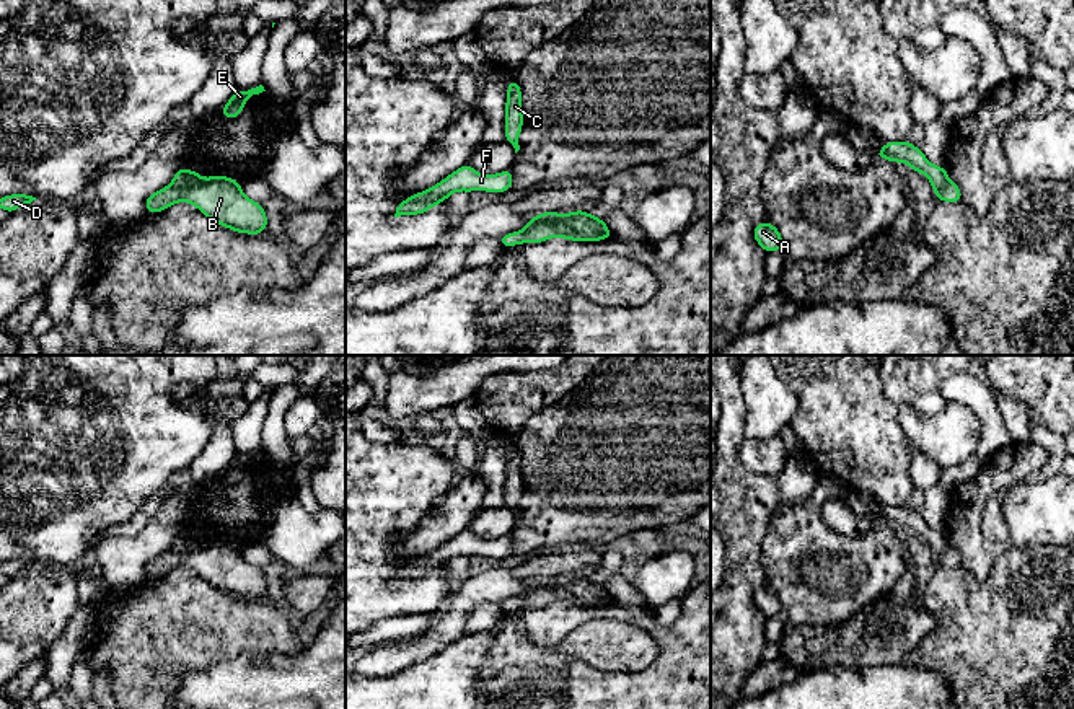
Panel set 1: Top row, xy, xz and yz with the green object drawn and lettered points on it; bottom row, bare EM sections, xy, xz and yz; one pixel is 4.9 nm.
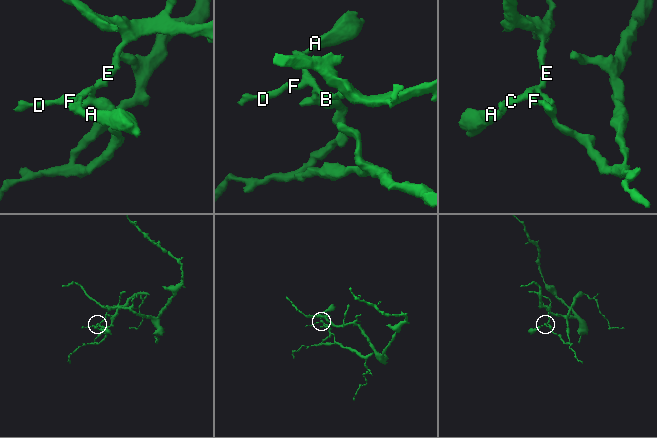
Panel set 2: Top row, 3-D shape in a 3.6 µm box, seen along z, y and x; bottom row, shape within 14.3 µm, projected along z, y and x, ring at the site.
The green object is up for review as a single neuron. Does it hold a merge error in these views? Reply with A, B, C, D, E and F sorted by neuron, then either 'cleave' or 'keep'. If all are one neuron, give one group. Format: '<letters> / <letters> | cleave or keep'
A C D E F / B | cleave

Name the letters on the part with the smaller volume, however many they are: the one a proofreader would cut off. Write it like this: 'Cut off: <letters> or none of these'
Cut off: B

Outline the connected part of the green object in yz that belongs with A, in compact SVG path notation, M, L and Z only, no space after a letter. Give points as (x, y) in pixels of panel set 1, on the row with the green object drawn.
M769 222L758 223L755 227L753 236L755 236L755 241L763 246L764 253L782 249L782 236L777 231L777 228Z

